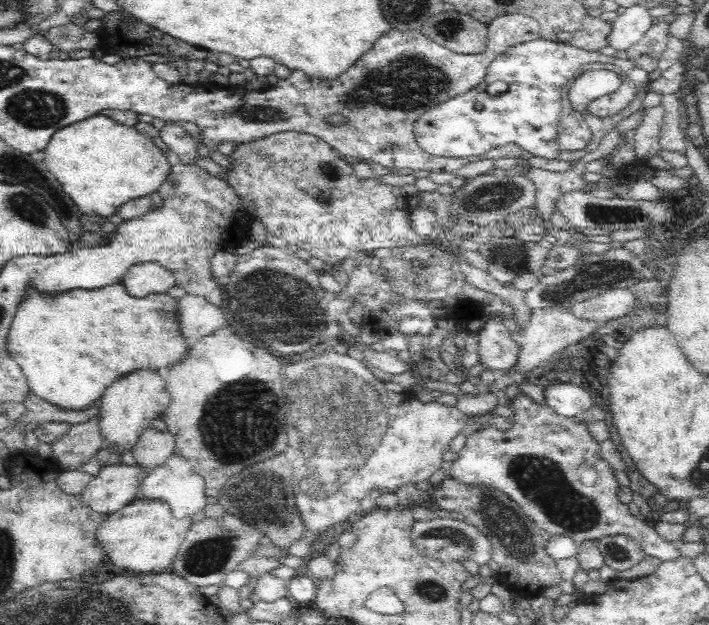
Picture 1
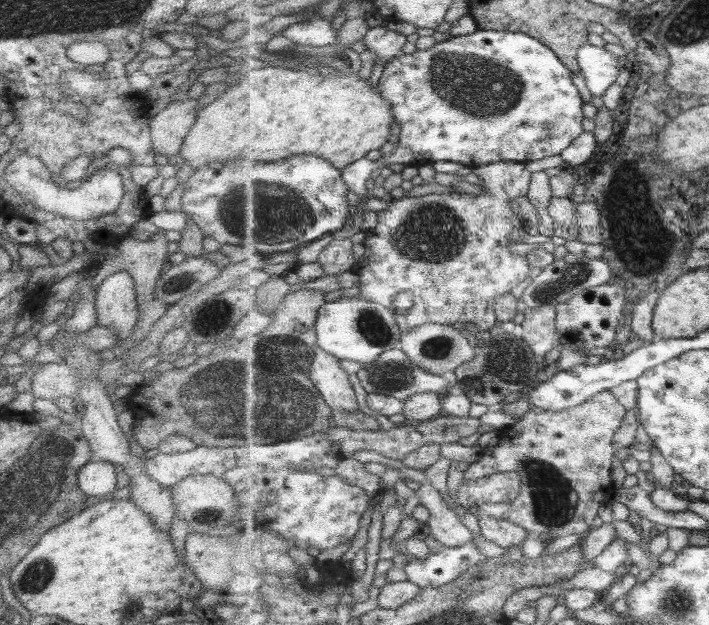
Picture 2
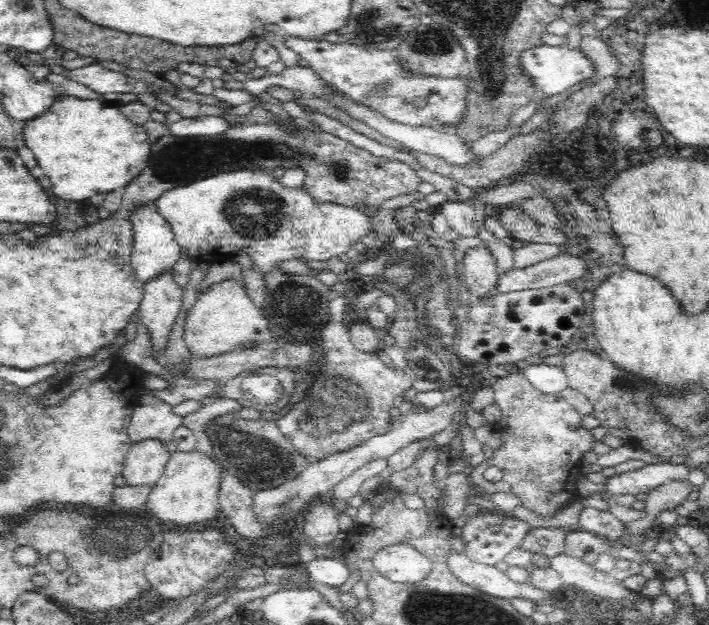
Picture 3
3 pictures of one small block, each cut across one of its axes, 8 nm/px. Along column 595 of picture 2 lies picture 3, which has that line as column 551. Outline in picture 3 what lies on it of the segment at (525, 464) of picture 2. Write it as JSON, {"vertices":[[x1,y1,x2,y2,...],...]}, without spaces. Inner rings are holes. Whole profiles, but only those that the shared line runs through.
{"vertices":[[512,373,493,384,495,403,500,407,501,418,495,429,502,436,502,446,487,449,486,460,469,467,468,480,476,484,481,496,492,499,498,492,510,492,520,500,520,506,542,516,554,518,566,509,579,495,576,482,582,478,582,456,593,450,594,436,582,428,582,415,560,395,542,394,528,382,524,373],[490,466,498,467,502,478,495,483,487,481,483,473]]}

